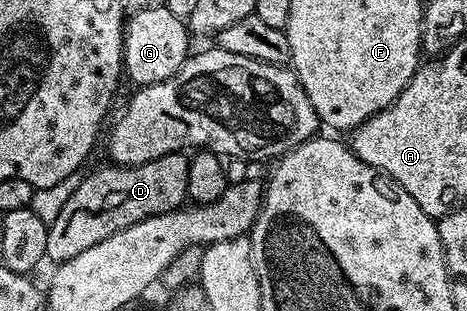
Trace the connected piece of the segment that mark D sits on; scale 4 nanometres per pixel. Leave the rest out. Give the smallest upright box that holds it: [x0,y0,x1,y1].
[46,151,188,263]

